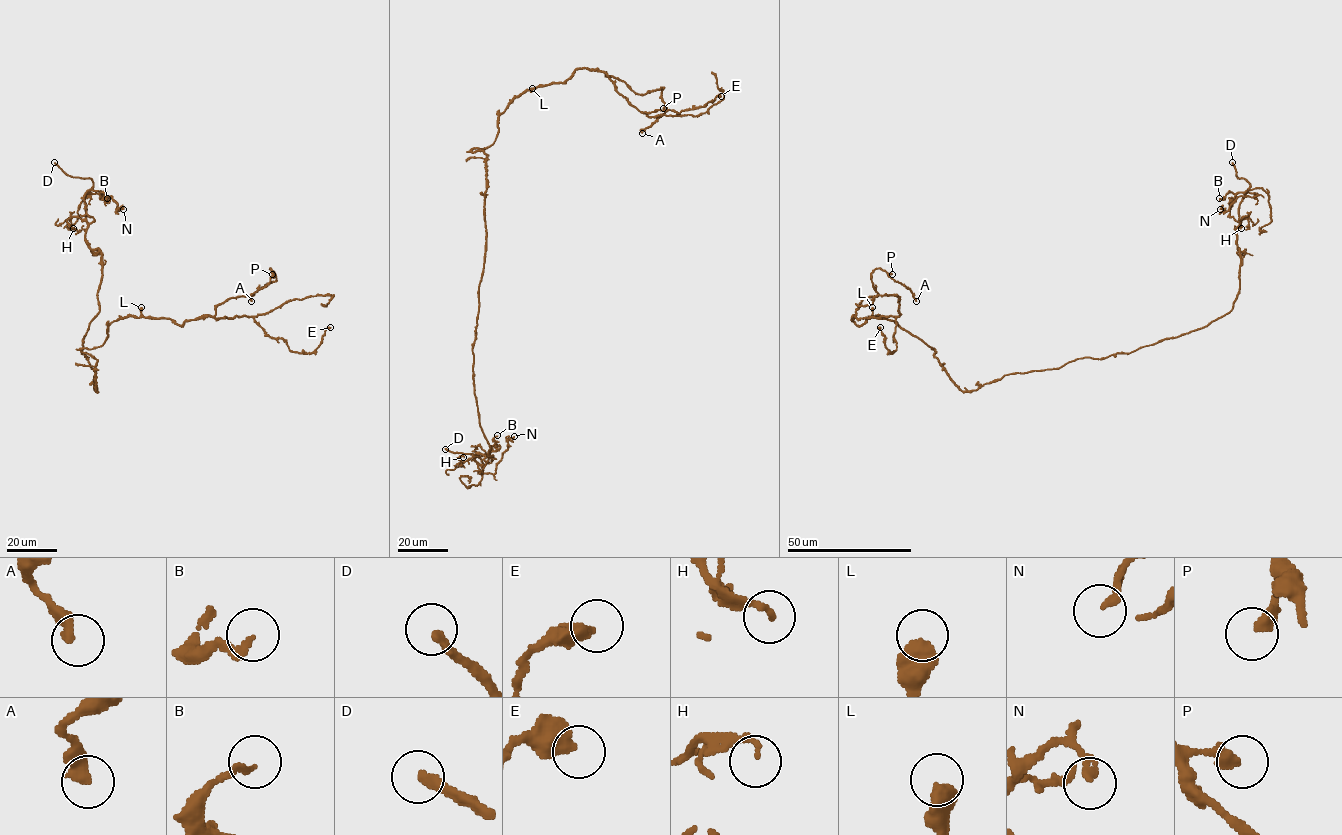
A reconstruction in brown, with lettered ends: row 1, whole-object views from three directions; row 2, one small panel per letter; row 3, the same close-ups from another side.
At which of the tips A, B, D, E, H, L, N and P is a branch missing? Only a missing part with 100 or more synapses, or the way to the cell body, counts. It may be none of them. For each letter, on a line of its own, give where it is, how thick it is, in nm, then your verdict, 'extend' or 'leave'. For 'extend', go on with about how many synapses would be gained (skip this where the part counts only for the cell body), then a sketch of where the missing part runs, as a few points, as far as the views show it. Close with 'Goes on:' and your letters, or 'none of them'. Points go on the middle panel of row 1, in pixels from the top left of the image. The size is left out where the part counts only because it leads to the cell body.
A: (642, 133) | 400 nm | leave
B: (497, 435) | 150 nm | leave
D: (445, 449) | 280 nm | extend
E: (721, 96) | 500 nm | leave
H: (463, 457) | 150 nm | leave
L: (532, 88) | 600 nm | leave
N: (514, 436) | 200 nm | leave
P: (663, 108) | 360 nm | leave
Goes on: D

